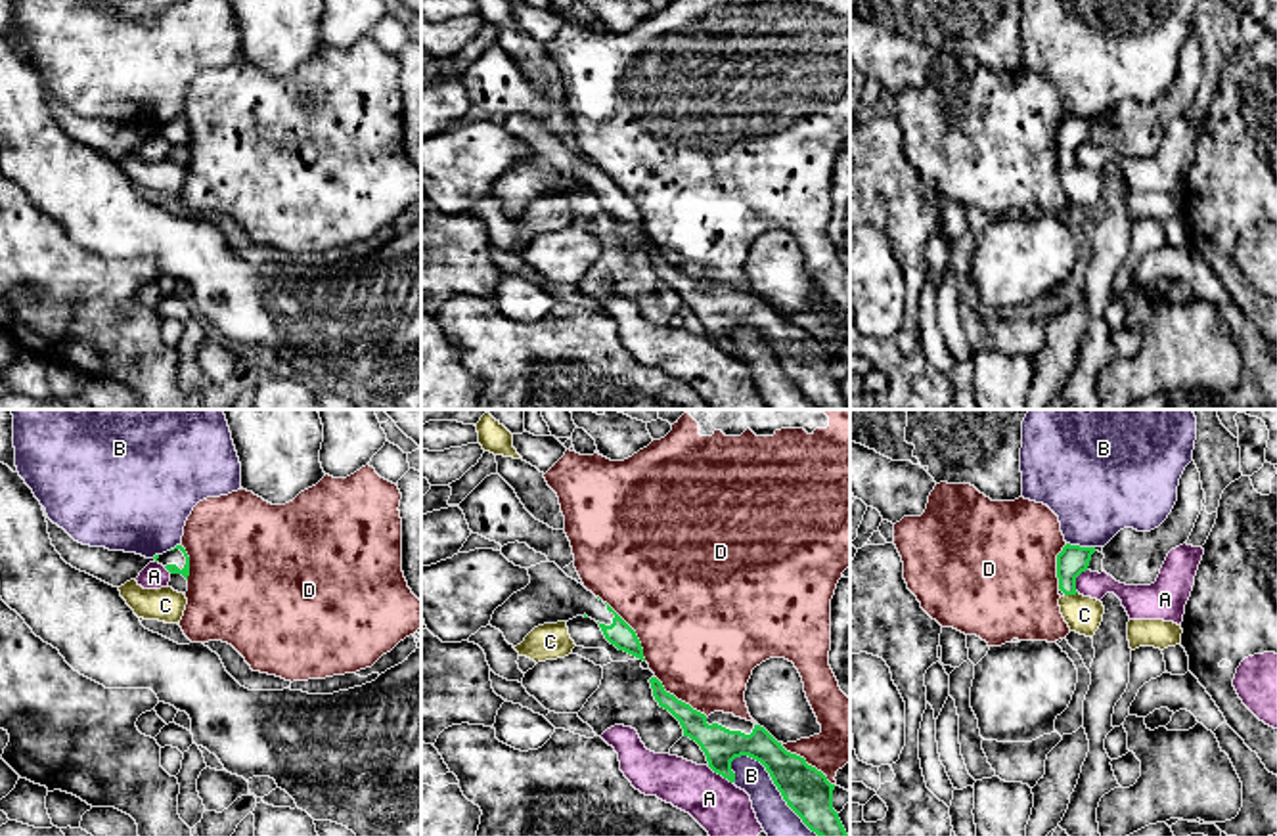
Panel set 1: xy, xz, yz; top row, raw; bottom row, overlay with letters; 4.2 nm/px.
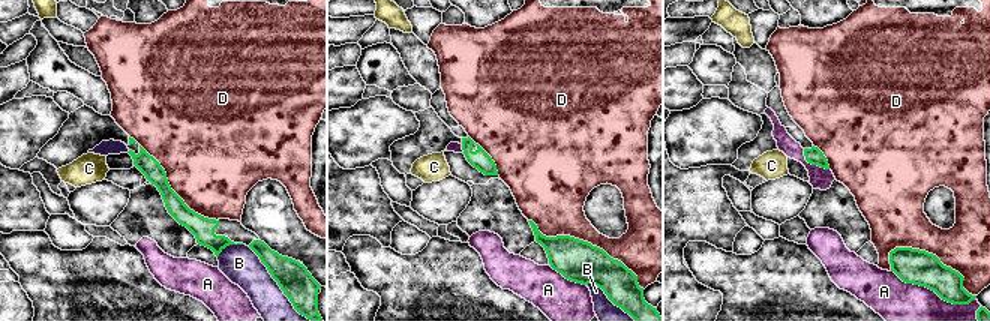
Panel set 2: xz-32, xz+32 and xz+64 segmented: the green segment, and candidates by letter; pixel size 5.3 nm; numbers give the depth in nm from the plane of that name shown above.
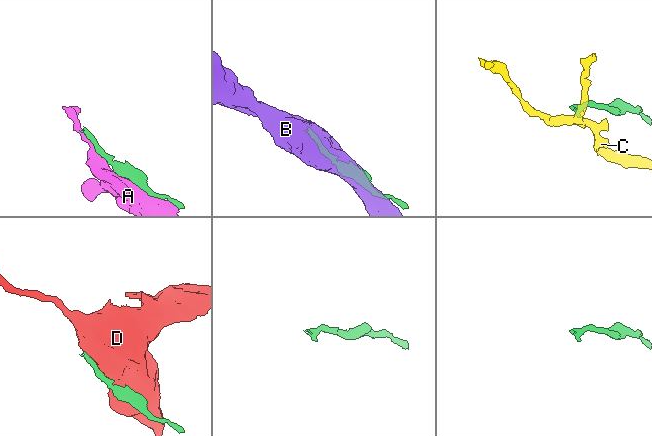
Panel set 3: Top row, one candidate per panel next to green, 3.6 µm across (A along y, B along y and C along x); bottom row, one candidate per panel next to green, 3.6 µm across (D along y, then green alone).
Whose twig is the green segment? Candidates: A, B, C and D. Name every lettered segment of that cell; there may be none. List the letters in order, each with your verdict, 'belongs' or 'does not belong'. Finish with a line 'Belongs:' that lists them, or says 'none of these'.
A: does not belong
B: does not belong
C: does not belong
D: does not belong
Belongs: none of these

